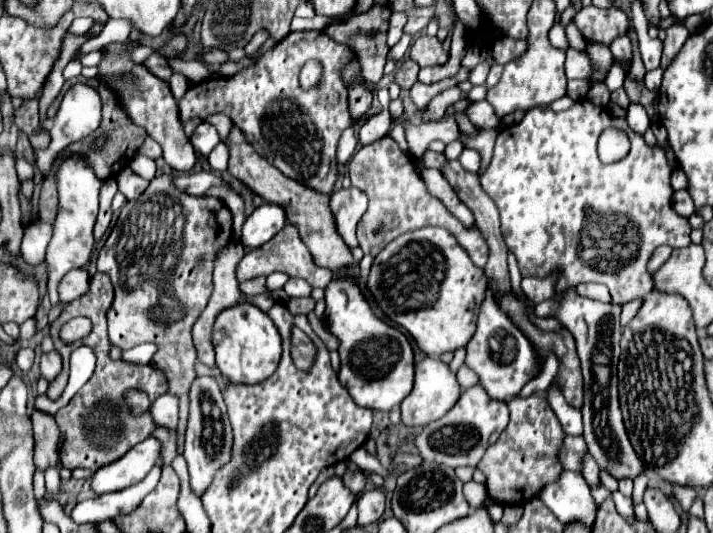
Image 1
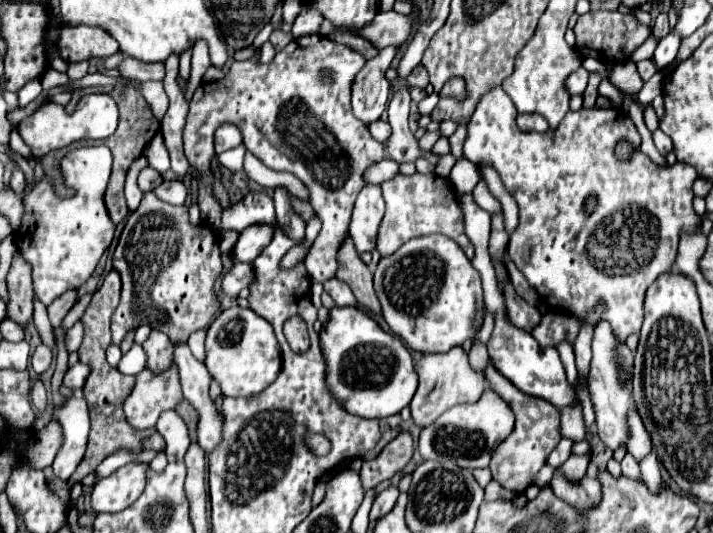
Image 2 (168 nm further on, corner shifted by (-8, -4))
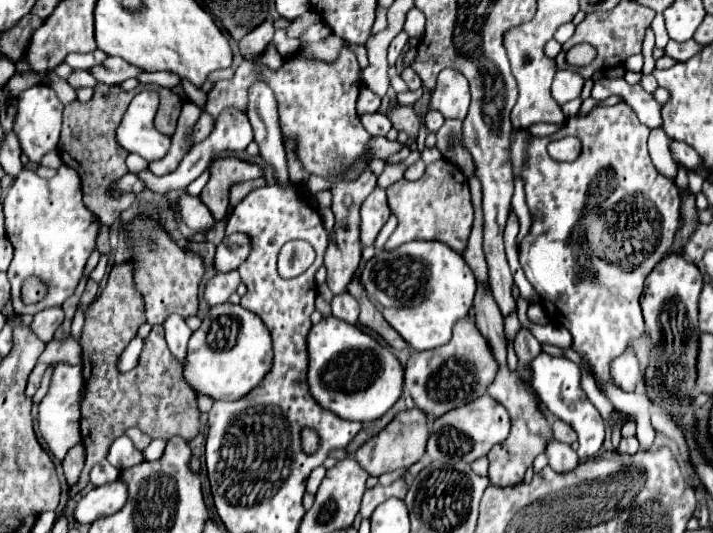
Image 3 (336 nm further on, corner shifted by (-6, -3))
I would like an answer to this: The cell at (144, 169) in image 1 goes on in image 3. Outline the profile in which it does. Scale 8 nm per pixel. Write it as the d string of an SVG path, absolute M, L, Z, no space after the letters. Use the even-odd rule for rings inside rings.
M155 91L137 93L117 129L119 145L147 161L163 159L171 147L171 137L159 133L153 127L157 105L159 95Z

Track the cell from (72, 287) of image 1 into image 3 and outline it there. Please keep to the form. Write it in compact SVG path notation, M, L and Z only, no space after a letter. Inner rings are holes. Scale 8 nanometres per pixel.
M51 307L51 309L43 309L33 317L31 329L37 333L37 337L45 343L49 343L53 339L55 329L63 323L63 309L61 307Z

